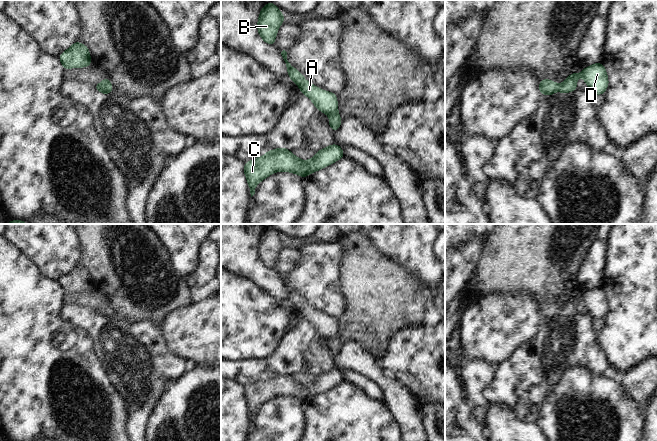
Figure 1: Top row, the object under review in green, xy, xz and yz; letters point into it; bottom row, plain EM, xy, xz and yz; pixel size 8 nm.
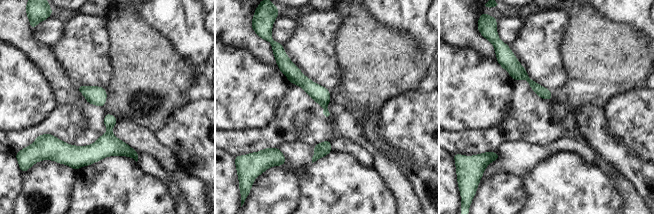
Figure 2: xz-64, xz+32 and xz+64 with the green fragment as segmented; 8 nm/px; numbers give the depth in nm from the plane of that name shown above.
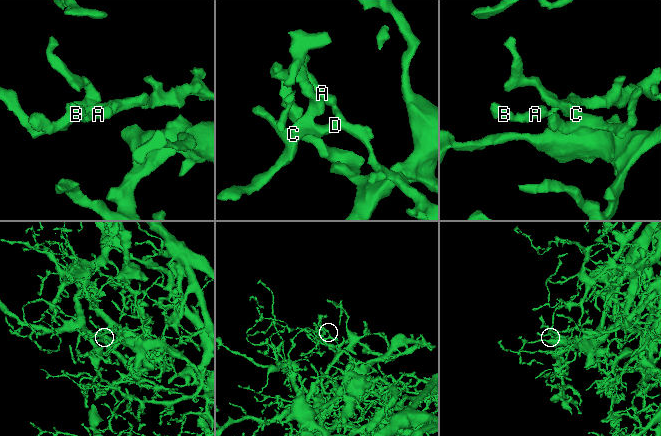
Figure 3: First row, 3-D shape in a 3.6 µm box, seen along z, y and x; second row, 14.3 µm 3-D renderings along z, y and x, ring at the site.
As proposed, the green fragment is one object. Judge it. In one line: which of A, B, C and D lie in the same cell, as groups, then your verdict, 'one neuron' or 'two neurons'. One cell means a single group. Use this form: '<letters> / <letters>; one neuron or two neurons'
A B C D; one neuron

